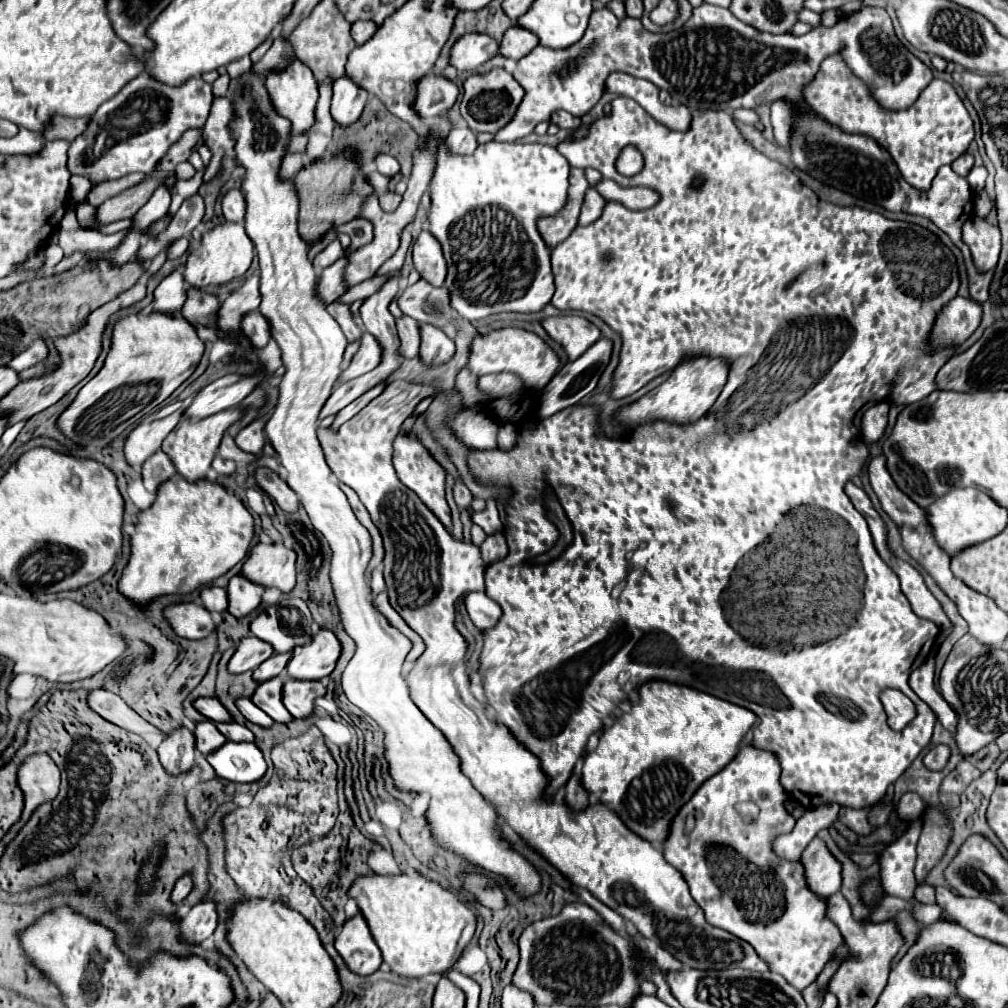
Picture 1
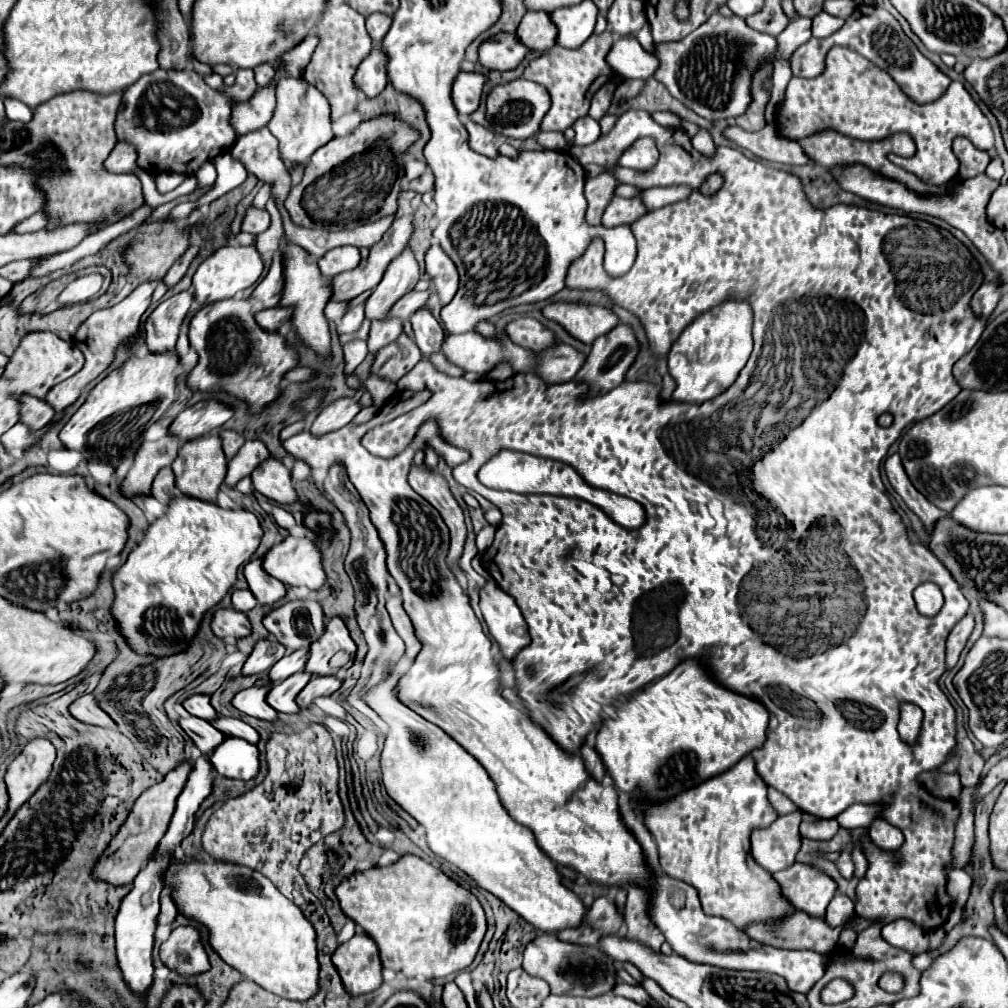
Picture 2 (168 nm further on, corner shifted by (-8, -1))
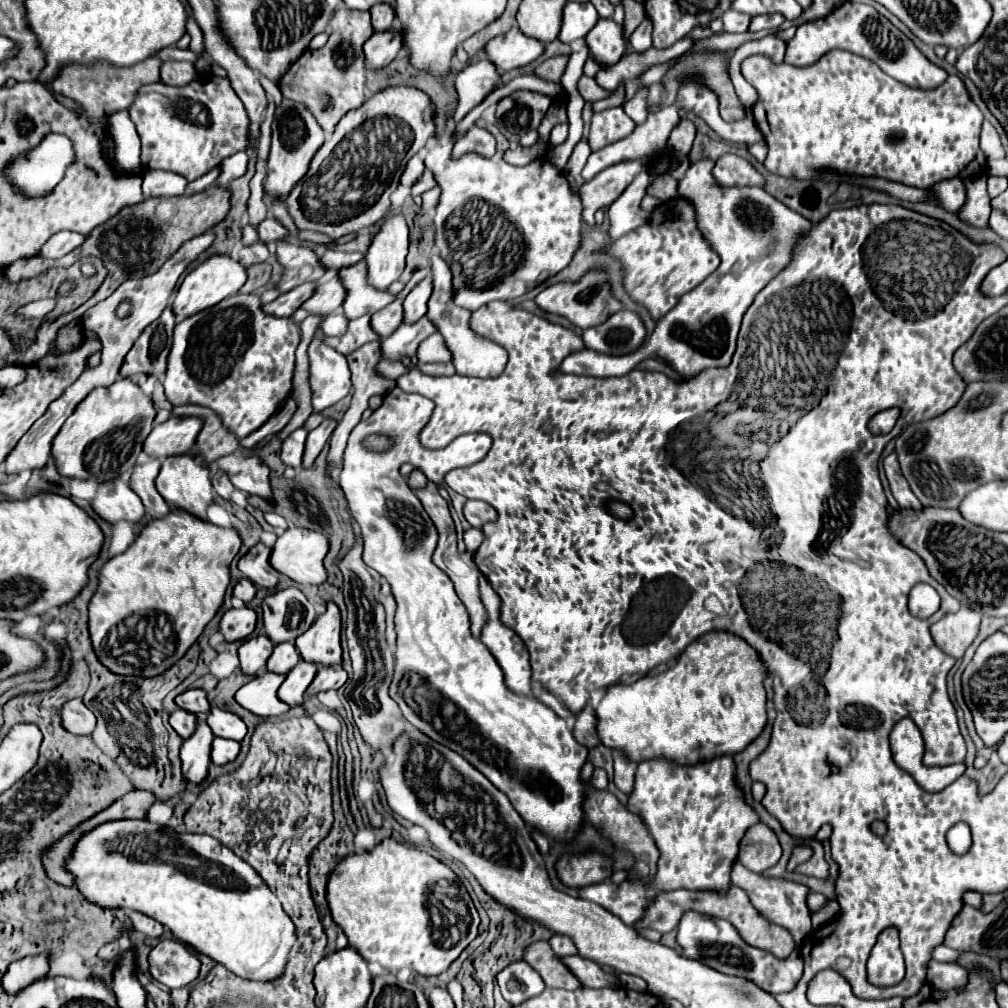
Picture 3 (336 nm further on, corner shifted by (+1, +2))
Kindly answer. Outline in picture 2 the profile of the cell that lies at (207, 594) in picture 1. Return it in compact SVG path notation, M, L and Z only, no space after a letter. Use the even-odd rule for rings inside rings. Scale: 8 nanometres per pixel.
M234 590L234 592L232 592L232 604L234 604L236 610L248 612L248 610L252 610L258 602L256 602L256 598L252 596L250 590Z

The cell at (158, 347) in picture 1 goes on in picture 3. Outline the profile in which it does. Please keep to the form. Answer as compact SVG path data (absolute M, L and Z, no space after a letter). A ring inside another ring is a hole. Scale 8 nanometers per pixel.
M119 377L113 385L91 391L53 439L51 453L59 473L75 479L95 479L99 483L131 473L147 433L153 429L155 415L151 397L145 397L143 389L131 377Z

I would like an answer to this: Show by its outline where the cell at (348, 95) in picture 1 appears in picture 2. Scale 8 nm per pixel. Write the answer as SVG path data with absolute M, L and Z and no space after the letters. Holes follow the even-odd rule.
M380 46L372 48L372 52L368 54L368 58L360 64L358 72L356 72L356 86L370 98L378 96L384 86L388 84L388 74L384 72L388 64L388 56L384 56L384 52L380 52Z

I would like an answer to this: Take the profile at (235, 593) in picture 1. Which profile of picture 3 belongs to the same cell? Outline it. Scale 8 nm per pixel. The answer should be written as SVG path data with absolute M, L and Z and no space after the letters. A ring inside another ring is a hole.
M257 543L239 559L239 571L253 585L265 587L265 589L273 589L277 585L277 577L279 577L279 573L275 569L271 569L271 565L269 565L269 553L271 553L269 547Z

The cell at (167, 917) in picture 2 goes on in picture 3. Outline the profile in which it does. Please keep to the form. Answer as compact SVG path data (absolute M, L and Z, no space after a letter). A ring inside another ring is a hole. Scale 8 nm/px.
M129 911L127 913L129 921L133 923L133 927L141 933L145 933L147 937L161 937L163 933L163 925L159 921L155 921L153 917L147 917L145 913L139 913L139 911Z

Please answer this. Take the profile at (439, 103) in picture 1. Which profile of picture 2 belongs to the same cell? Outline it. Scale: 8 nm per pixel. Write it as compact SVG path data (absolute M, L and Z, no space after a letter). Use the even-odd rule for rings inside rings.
M460 72L458 74L458 78L454 80L454 88L452 88L452 100L460 116L468 116L478 110L486 82L488 78L478 72Z

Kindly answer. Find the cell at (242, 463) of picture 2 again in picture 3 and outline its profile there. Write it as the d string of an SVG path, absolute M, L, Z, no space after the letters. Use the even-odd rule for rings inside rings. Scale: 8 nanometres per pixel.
M217 469L217 471L211 475L211 483L213 483L213 489L215 489L223 499L229 499L231 491L235 489L233 483L231 483L231 479L229 479L229 475L227 475L225 471L221 471L221 469Z

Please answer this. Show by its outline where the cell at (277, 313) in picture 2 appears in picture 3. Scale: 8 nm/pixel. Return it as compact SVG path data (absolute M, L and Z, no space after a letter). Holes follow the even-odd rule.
M307 283L297 289L291 289L289 293L279 295L275 301L263 305L263 313L273 315L273 317L291 317L293 311L299 309L311 297L313 289L315 289L315 283Z

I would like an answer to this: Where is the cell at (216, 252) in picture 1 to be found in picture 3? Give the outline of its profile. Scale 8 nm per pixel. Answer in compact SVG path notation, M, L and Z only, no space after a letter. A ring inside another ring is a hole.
M211 255L203 263L199 263L181 283L177 291L177 299L173 303L173 311L177 315L177 321L183 321L207 307L217 305L225 297L235 295L247 281L247 267L239 263L239 259L233 259L231 255Z

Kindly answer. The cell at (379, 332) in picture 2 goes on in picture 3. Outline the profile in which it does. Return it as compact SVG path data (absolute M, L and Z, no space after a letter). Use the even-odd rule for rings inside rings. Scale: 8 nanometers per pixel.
M401 299L393 301L391 305L387 305L385 309L381 309L379 313L371 315L371 327L373 331L383 339L389 337L401 323L403 323L403 307L401 307Z

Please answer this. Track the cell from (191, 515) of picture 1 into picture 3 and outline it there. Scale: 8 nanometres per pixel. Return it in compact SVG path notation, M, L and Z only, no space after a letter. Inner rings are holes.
M173 509L163 519L149 521L127 551L103 565L99 587L91 597L89 633L99 661L119 675L159 675L167 671L187 653L221 607L229 585L229 565L239 547L241 535L235 529L217 527L183 509Z

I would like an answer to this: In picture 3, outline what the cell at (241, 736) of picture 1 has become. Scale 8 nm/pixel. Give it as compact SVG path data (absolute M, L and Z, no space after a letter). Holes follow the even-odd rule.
M211 707L209 715L207 715L207 725L211 727L215 737L243 741L243 737L247 735L247 725L243 723L241 717L237 717L235 713L217 709L217 707Z

